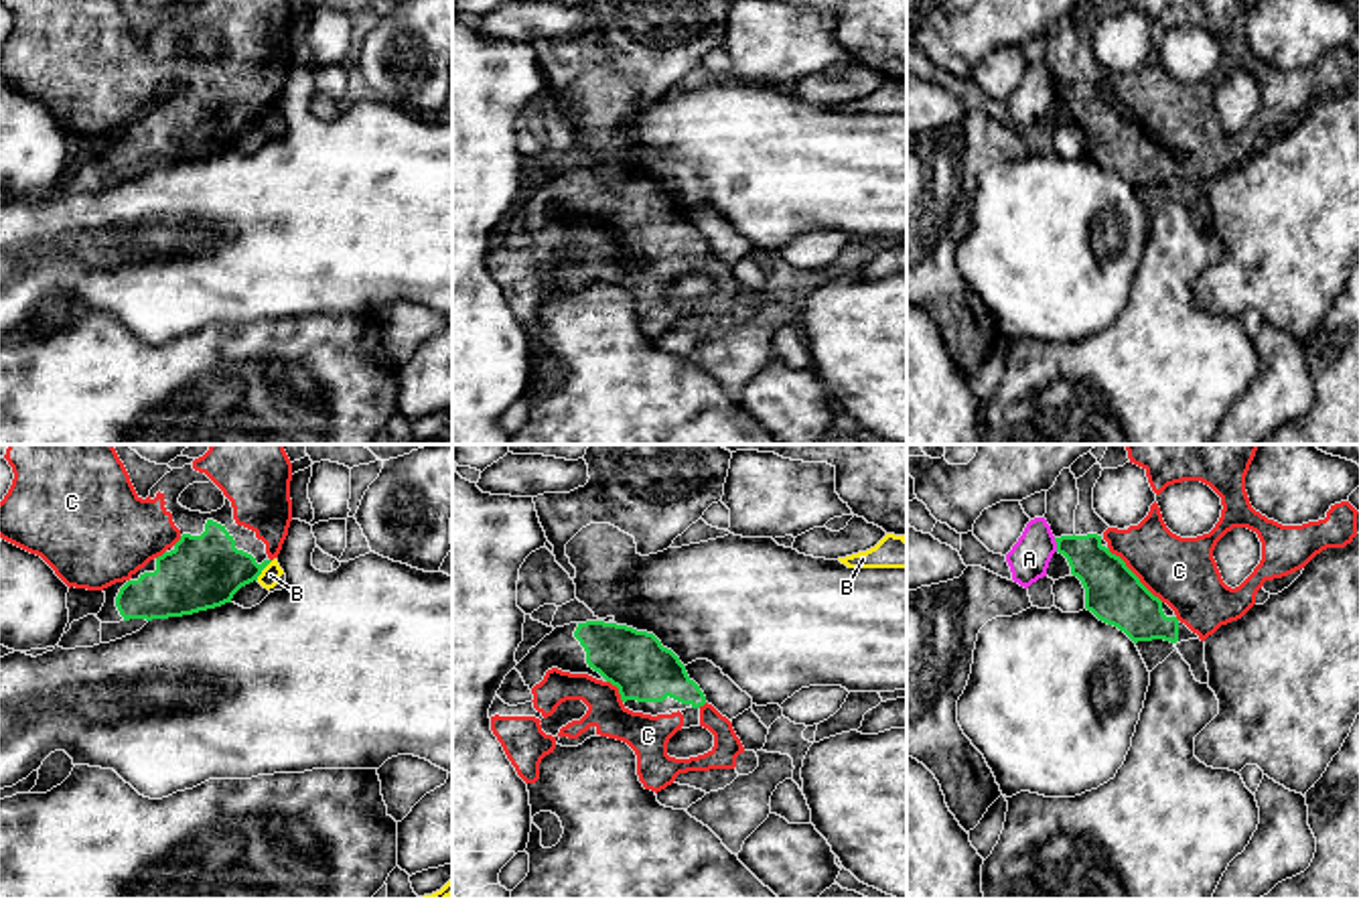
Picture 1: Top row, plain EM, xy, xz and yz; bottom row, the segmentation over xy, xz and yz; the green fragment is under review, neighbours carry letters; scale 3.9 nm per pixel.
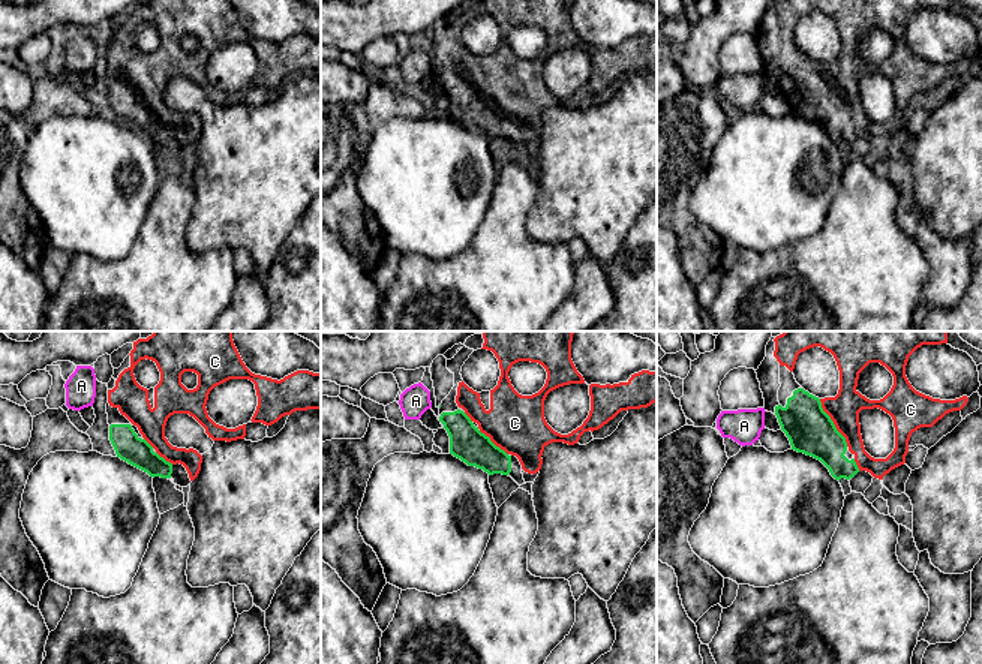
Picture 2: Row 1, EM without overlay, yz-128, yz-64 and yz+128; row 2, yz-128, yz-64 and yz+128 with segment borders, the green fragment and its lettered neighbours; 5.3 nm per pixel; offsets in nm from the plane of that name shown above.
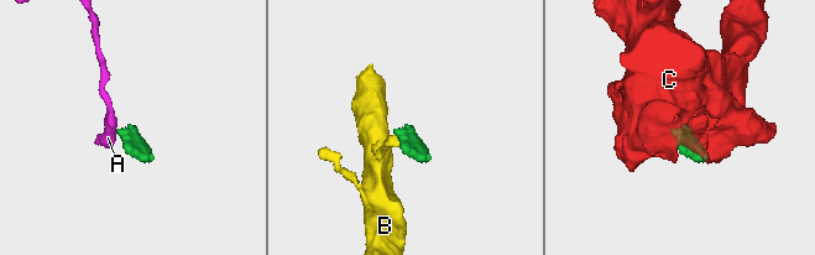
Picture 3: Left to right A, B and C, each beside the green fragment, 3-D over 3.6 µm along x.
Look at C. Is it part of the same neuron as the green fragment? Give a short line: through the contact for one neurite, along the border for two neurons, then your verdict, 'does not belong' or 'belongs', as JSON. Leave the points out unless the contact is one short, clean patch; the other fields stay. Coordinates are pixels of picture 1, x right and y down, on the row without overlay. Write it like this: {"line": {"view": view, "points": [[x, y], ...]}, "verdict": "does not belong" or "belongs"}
{"verdict": "belongs"}

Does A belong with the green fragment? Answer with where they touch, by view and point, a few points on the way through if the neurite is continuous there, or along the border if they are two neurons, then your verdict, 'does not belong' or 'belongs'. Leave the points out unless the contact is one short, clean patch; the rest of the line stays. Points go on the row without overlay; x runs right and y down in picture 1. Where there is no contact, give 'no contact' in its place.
yz (1057, 90) | along yz (1053, 84), (1057, 96) | does not belong

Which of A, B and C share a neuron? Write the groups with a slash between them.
A / B / C

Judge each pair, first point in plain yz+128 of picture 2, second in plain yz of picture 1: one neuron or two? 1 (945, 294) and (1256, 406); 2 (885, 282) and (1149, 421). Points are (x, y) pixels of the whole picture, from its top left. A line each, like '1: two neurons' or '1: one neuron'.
1: one neuron
2: one neuron

